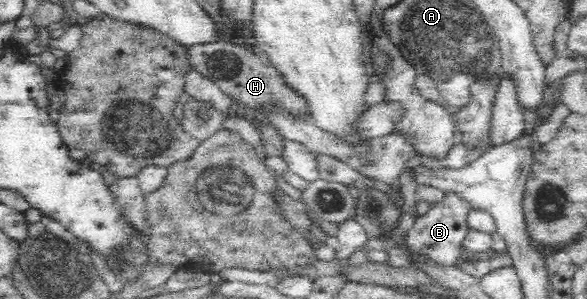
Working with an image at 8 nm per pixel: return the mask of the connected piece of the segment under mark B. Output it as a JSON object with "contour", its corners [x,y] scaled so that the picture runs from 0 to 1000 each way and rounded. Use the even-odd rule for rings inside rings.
{"contour":[[[758,642],[760,656],[734,686],[733,702],[719,722],[712,722],[702,763],[695,766],[690,816],[697,836],[707,836],[714,849],[727,849],[731,870],[744,876],[750,890],[780,890],[787,866],[784,843],[789,829],[789,803],[801,766],[796,746],[796,716],[804,689],[799,669],[784,656],[780,642]]]}

